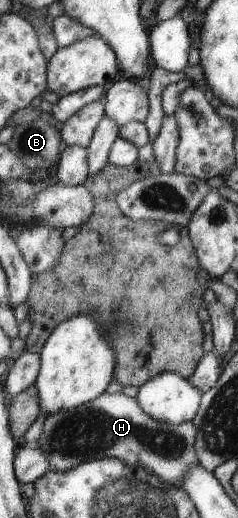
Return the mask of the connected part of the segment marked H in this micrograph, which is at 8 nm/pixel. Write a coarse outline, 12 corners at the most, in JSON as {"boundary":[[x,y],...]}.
{"boundary":[[104,392],[44,417],[48,469],[122,459],[180,488],[199,463],[191,421]]}

